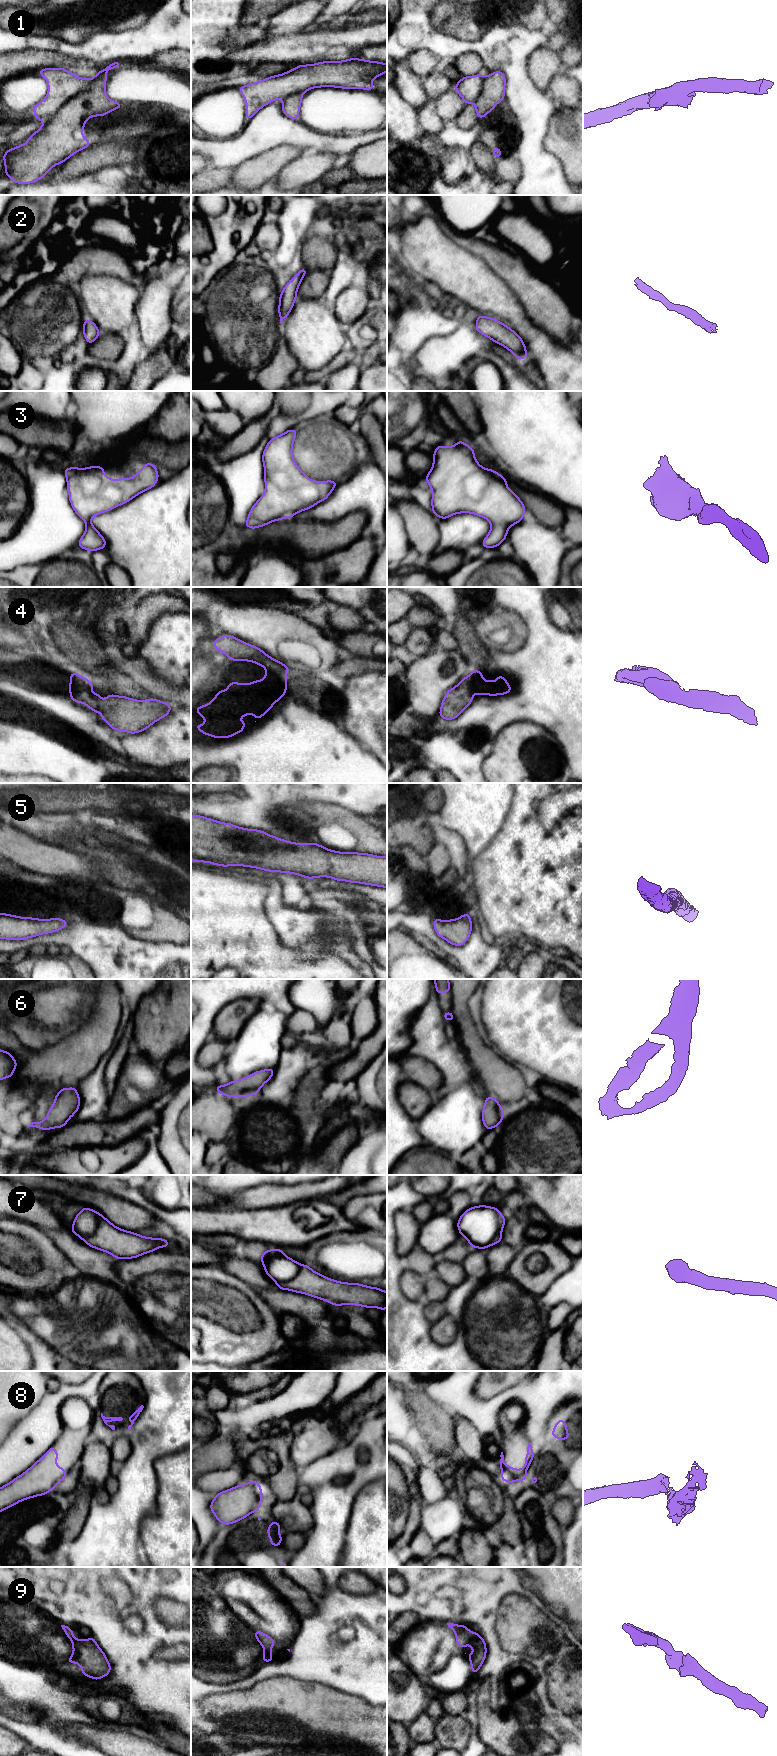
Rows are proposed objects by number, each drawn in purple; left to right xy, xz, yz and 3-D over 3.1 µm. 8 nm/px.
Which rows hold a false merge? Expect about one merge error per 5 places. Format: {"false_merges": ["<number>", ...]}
{"false_merges": ["1", "8"]}

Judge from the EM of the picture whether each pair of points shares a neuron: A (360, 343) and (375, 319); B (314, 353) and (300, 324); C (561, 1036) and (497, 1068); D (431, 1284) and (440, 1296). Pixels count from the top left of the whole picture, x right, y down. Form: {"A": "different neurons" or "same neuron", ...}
{"A": "same neuron", "B": "same neuron", "C": "different neurons", "D": "same neuron"}

